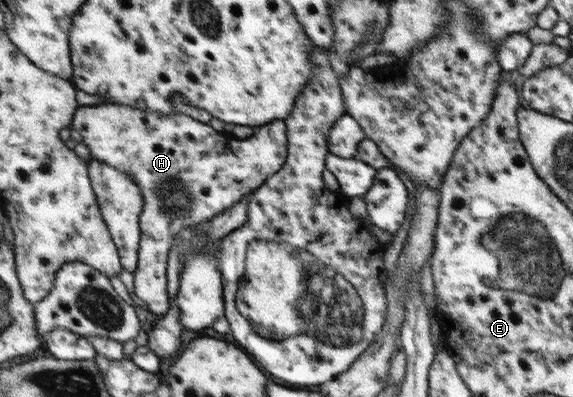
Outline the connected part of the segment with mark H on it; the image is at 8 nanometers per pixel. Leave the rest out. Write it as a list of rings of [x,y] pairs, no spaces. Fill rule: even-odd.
[[[102,103],[78,107],[72,127],[90,148],[94,160],[130,174],[143,190],[144,207],[140,215],[142,239],[139,267],[134,274],[134,291],[147,304],[149,312],[156,315],[165,315],[171,310],[168,290],[169,256],[182,231],[187,226],[210,221],[231,208],[244,195],[252,193],[270,176],[278,173],[287,160],[286,125],[283,120],[271,120],[270,123],[255,128],[249,137],[241,139],[241,136],[232,136],[229,132],[216,132],[212,124],[204,124],[184,113],[159,114],[124,104]]]

